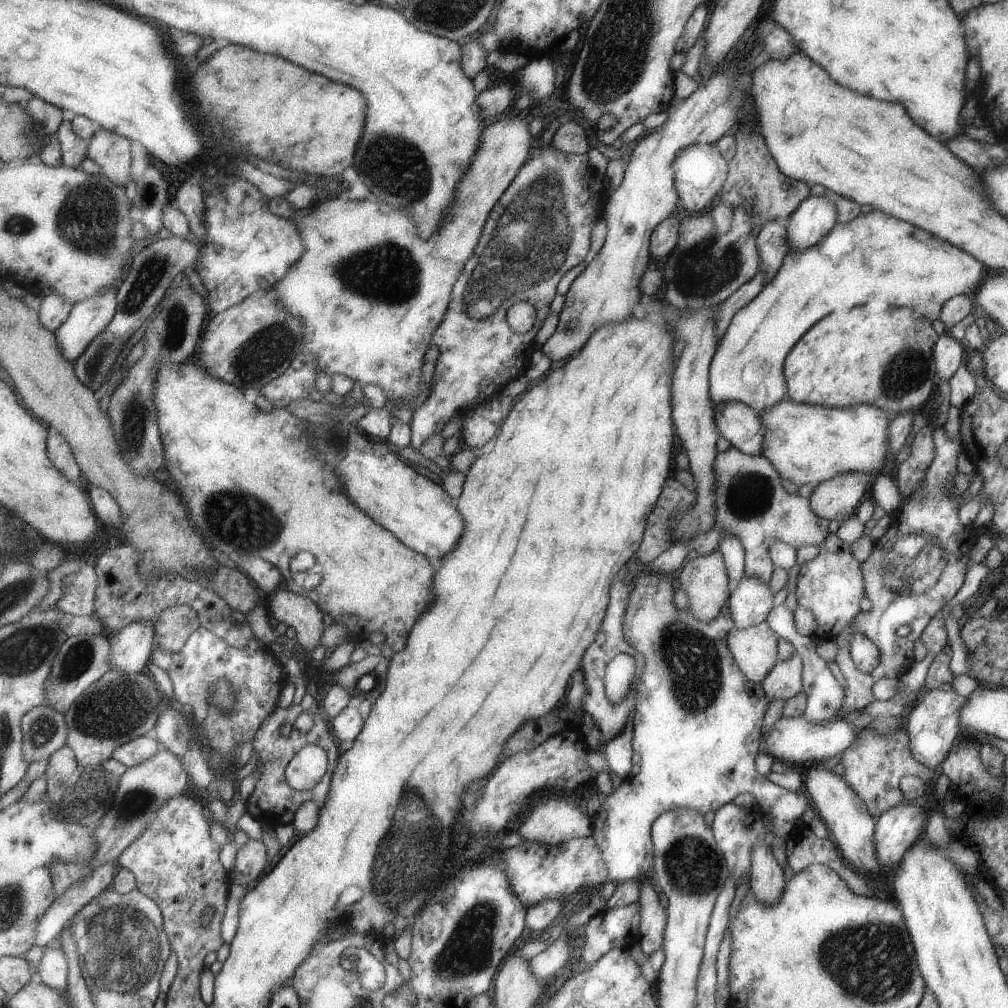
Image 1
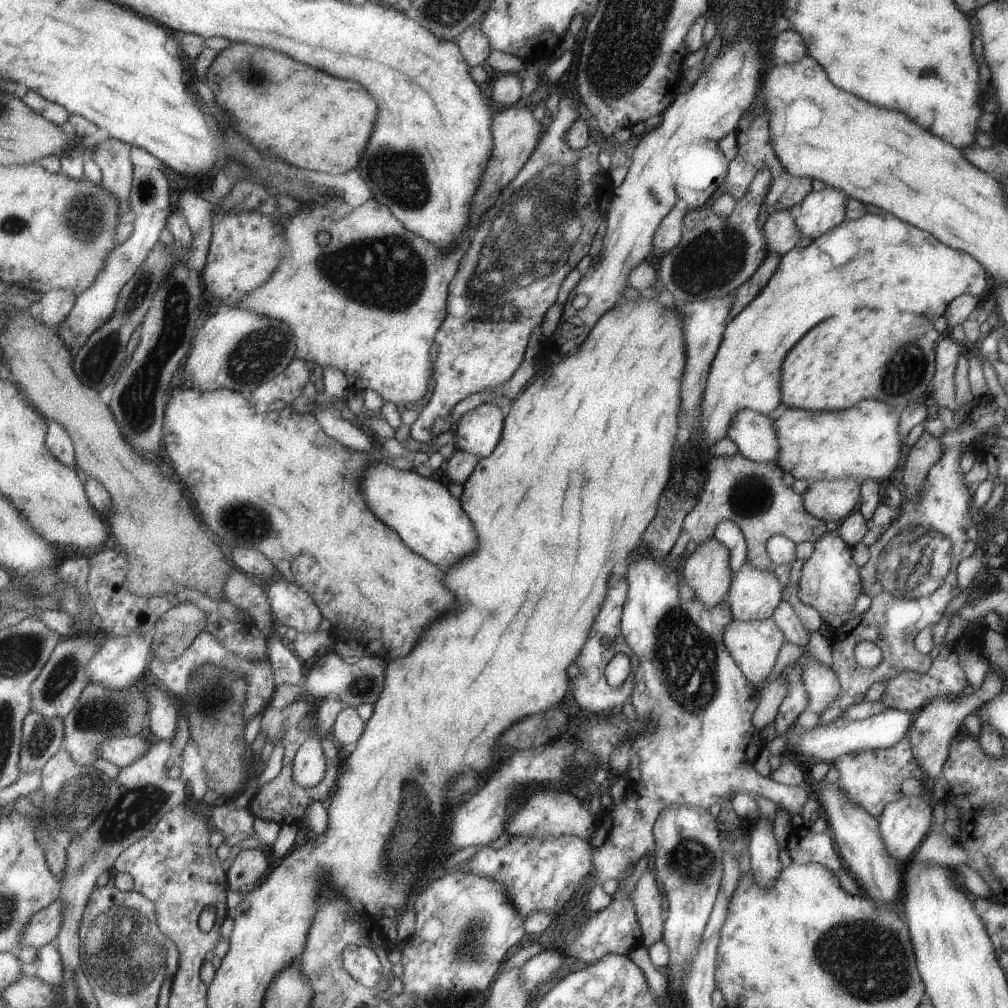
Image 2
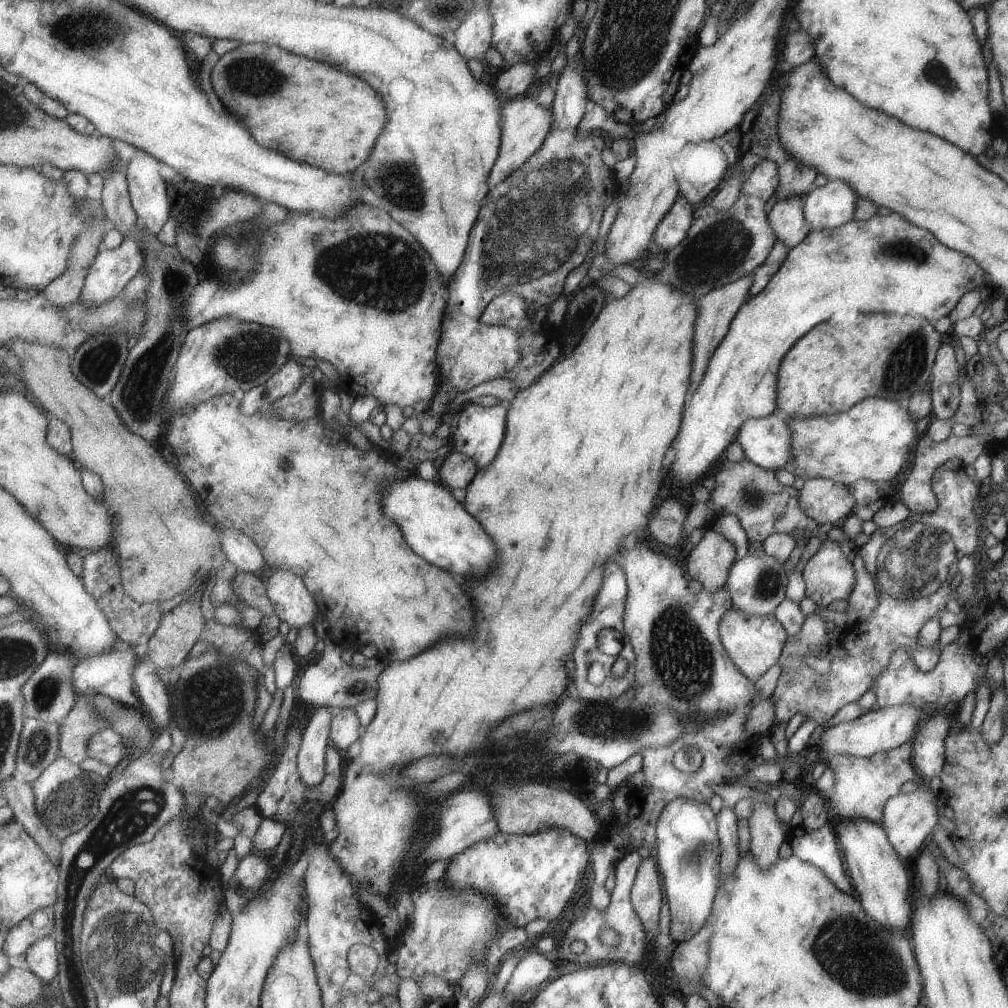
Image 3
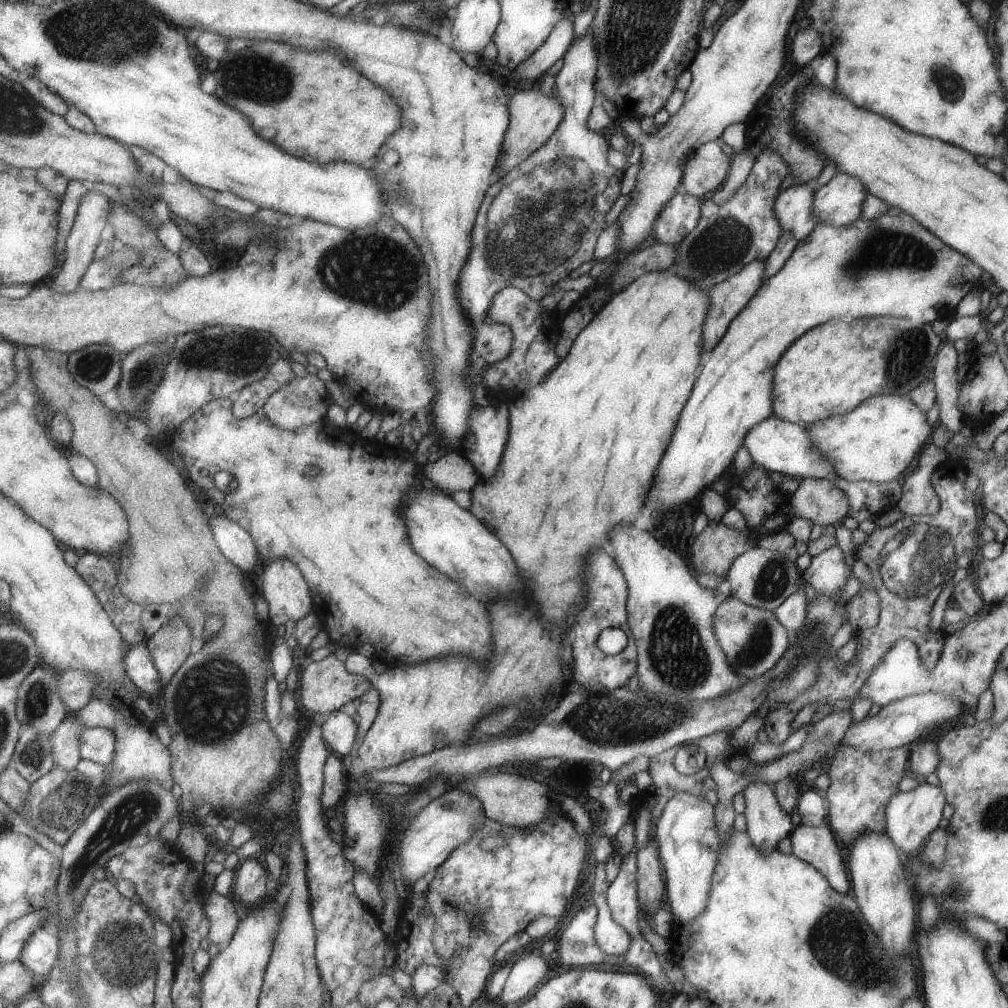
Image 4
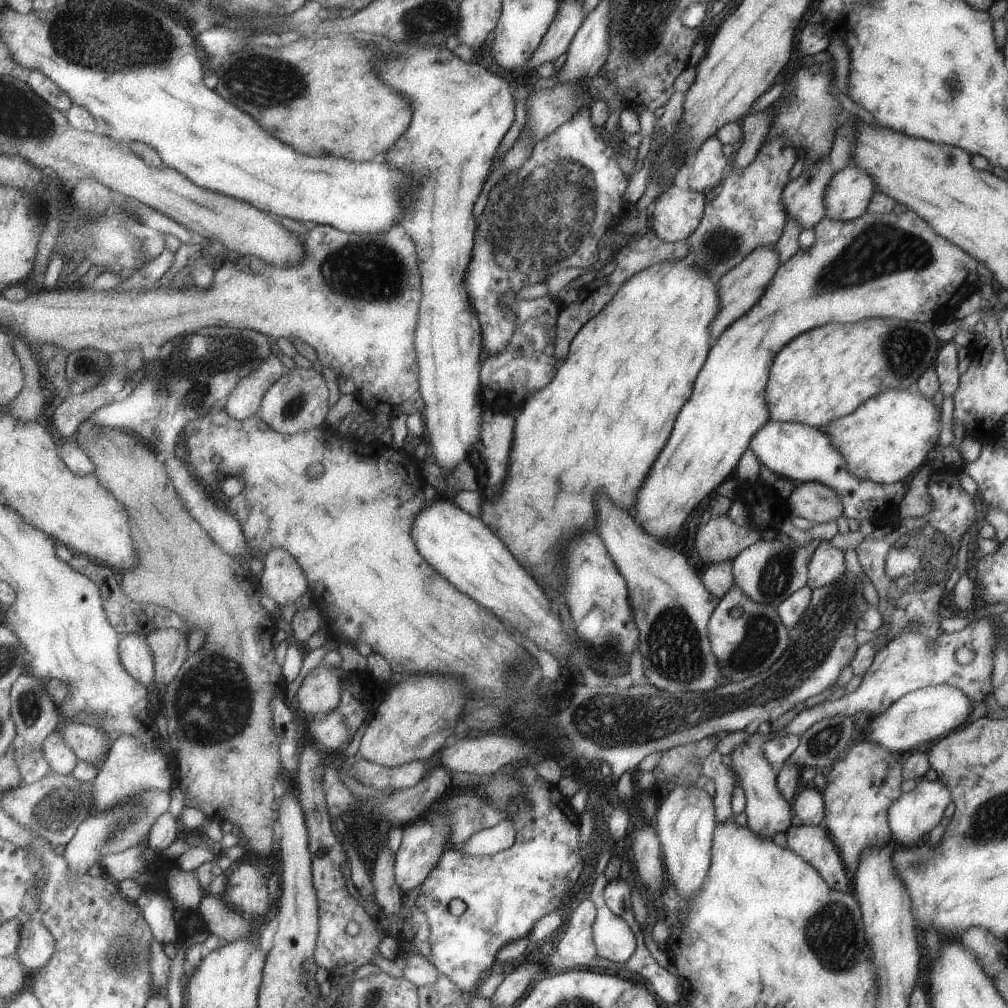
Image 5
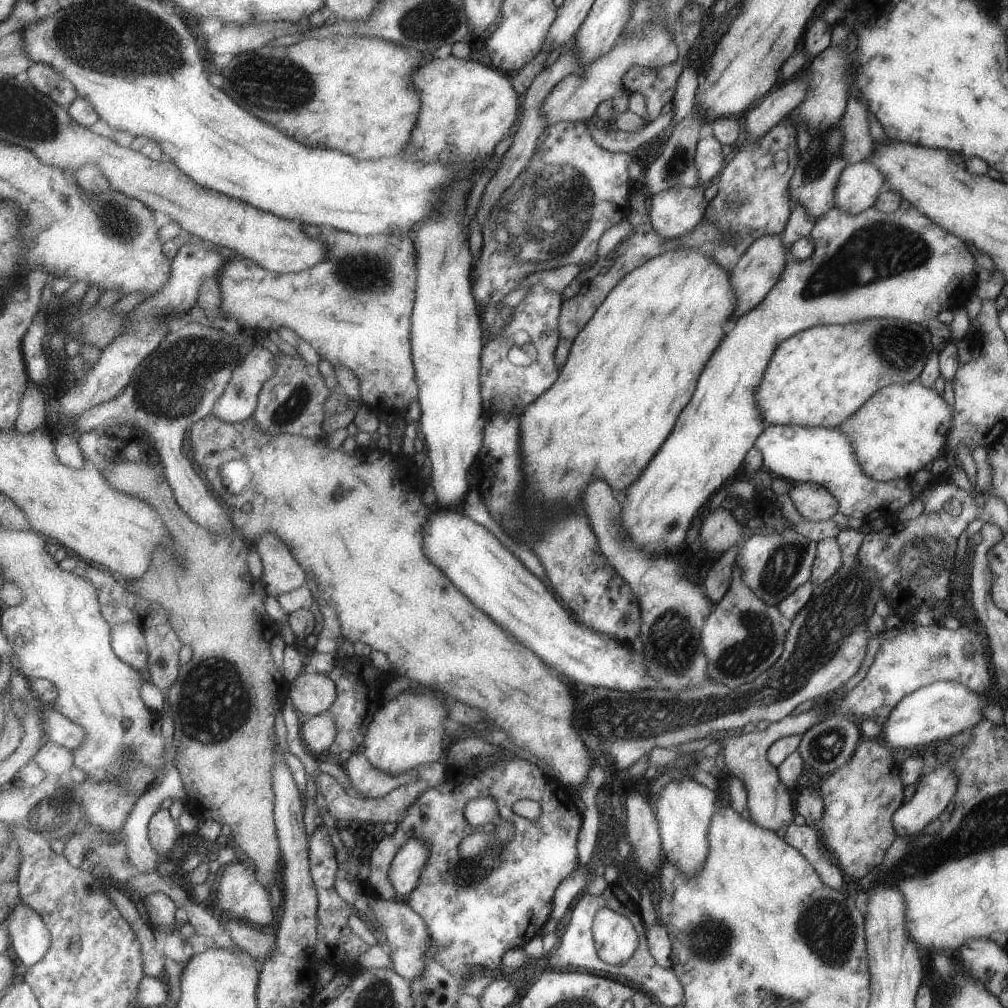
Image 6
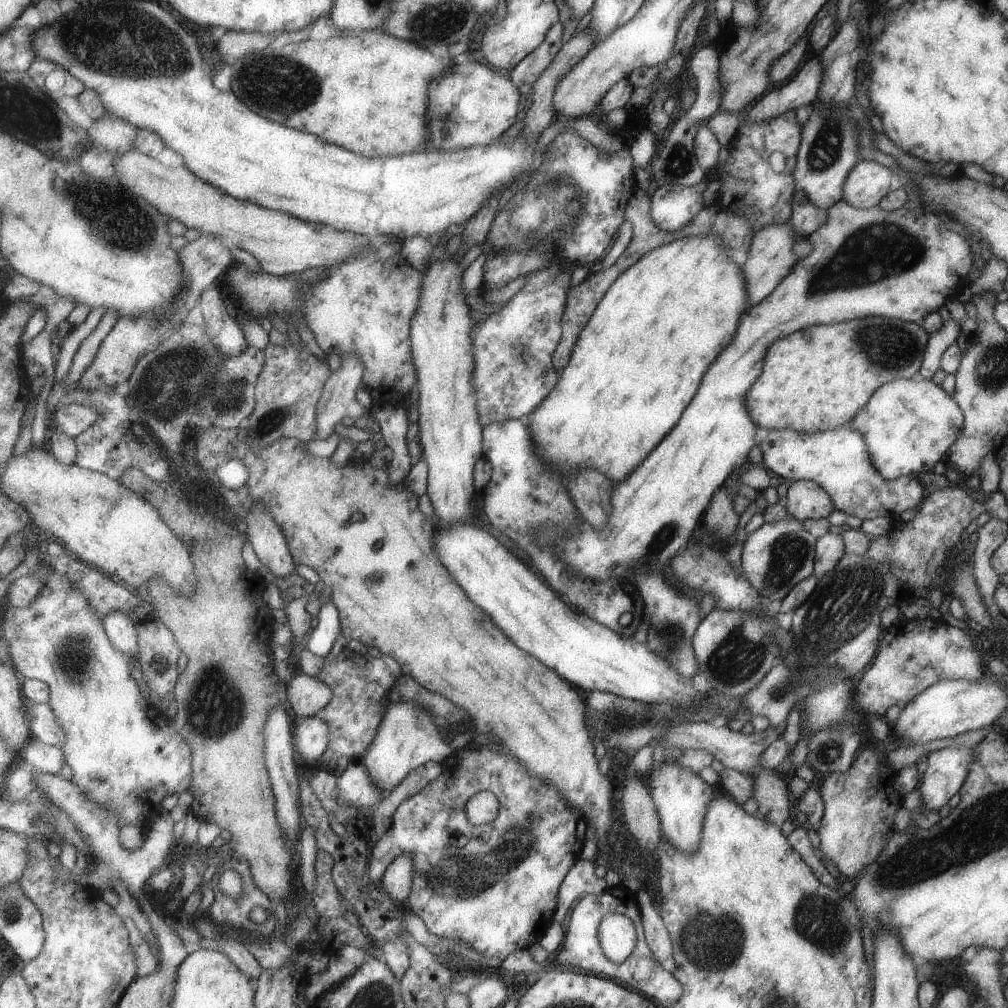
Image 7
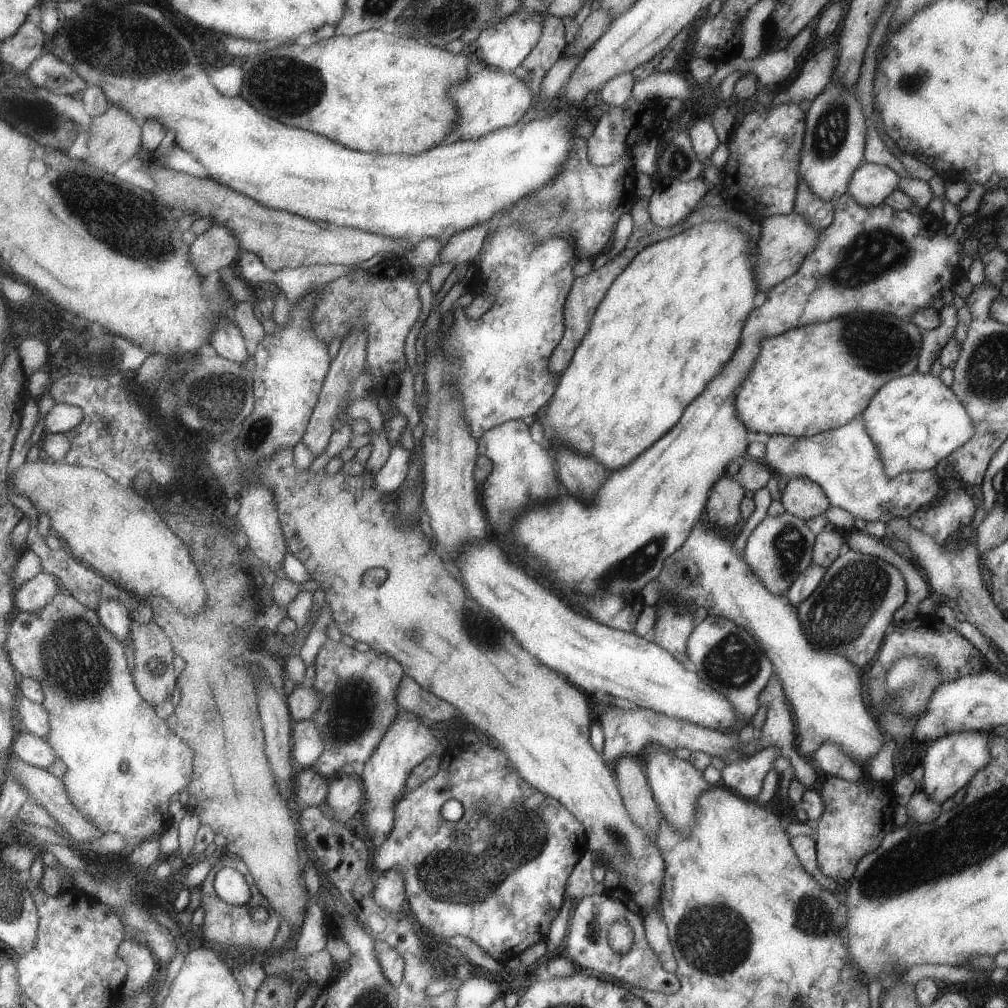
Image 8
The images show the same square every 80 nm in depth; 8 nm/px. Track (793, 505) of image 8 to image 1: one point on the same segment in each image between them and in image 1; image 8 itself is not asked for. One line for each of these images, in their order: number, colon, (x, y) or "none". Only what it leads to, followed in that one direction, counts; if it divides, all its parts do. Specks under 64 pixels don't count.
1: (835, 499)
2: (833, 500)
3: (823, 500)
4: (820, 501)
5: (814, 501)
6: (813, 502)
7: (804, 499)

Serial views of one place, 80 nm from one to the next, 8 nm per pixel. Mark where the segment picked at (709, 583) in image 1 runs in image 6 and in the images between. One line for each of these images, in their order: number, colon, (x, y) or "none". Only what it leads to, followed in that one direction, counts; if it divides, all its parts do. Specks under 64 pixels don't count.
2: (706, 572)
3: (709, 562)
4: (716, 547)
5: (720, 539)
6: (719, 531)

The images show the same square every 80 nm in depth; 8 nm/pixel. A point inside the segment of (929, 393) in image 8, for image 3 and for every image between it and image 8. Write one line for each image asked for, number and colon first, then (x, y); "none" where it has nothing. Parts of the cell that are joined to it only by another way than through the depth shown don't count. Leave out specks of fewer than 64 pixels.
3: (871, 440)
4: (878, 439)
5: (888, 437)
6: (900, 429)
7: (907, 424)

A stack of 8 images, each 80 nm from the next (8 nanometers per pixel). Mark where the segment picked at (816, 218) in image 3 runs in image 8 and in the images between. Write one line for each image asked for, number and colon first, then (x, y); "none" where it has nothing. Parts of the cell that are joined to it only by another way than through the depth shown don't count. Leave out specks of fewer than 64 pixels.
4: (838, 202)
5: (846, 195)
6: (857, 186)
7: (866, 182)
8: (870, 184)

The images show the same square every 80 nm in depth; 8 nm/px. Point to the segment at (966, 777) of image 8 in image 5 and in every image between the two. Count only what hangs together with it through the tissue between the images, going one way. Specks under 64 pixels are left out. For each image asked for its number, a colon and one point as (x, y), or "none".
5: (911, 816)
6: (933, 792)
7: (947, 767)

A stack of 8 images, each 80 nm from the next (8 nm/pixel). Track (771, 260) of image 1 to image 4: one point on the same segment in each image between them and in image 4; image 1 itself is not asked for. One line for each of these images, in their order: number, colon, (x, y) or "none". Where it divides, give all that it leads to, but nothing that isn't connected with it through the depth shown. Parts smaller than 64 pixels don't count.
2: (780, 235)
3: (785, 218)
4: (791, 208)

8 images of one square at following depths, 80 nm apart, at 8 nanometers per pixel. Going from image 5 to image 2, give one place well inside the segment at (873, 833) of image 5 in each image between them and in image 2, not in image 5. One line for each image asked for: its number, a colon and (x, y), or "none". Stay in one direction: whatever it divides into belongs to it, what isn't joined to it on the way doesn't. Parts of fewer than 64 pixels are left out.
2: (871, 778)
3: (861, 786)
4: (861, 784)

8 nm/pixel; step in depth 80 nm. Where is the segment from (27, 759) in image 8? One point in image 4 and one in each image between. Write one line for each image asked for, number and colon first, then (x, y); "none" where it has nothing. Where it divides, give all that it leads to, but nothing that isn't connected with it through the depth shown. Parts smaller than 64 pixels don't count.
4: (66, 739)
5: (63, 759)
6: (53, 757)
7: (45, 758)

